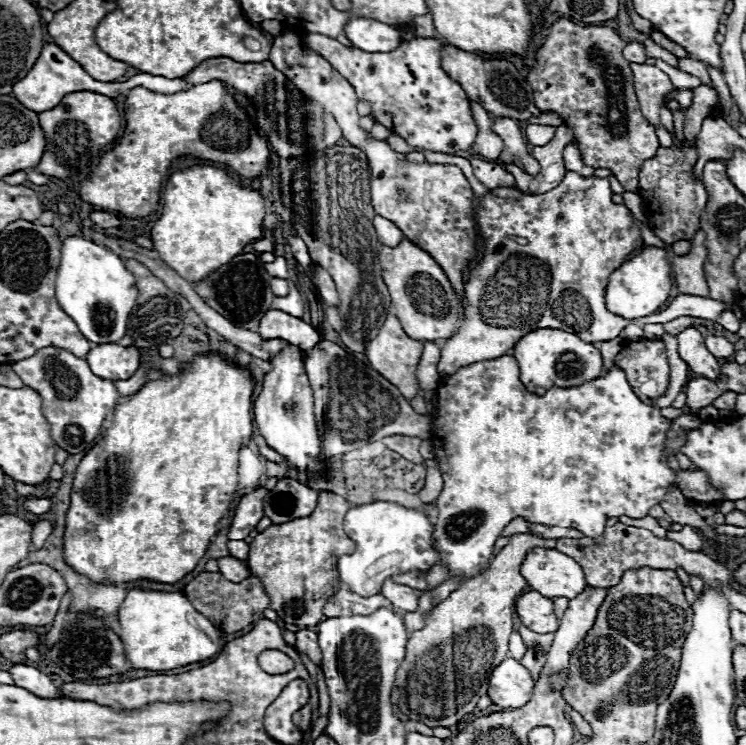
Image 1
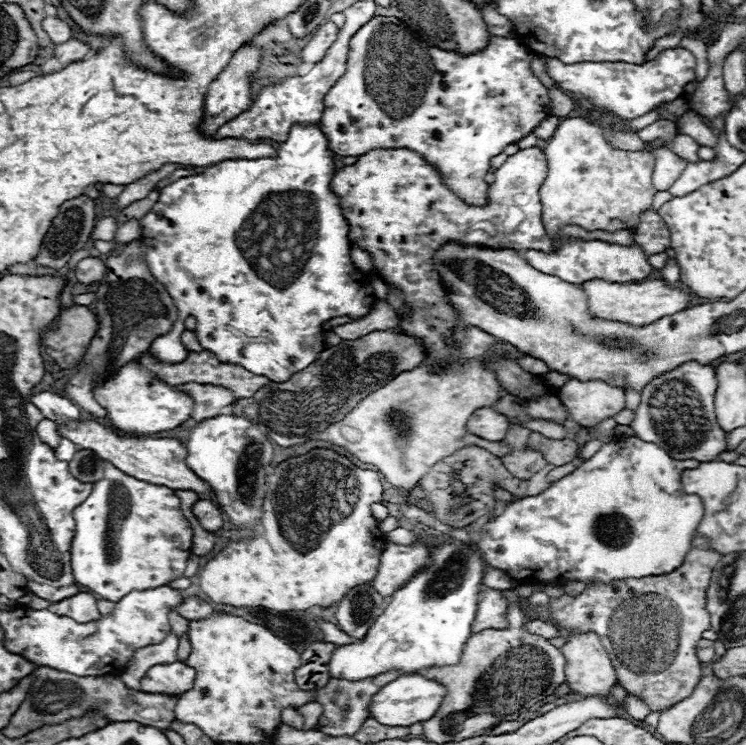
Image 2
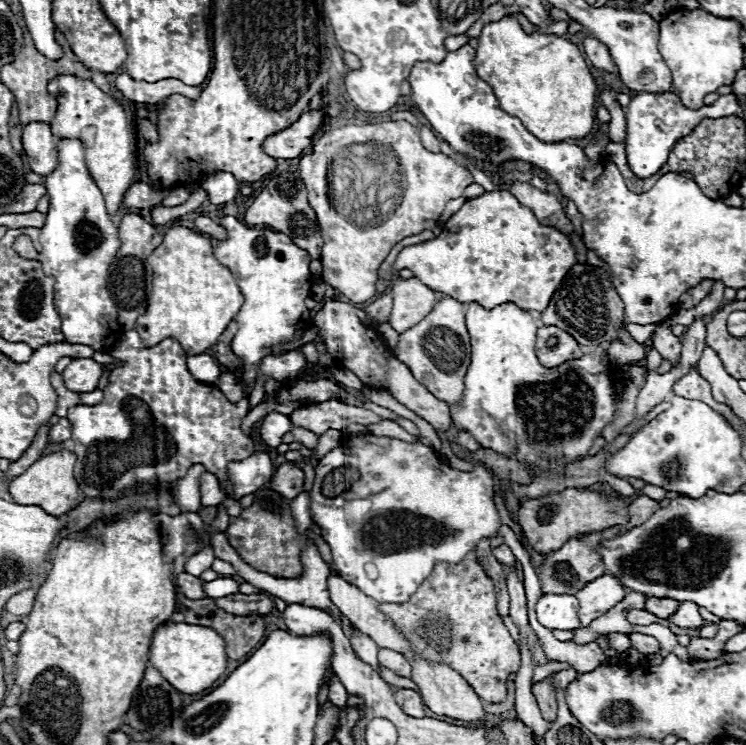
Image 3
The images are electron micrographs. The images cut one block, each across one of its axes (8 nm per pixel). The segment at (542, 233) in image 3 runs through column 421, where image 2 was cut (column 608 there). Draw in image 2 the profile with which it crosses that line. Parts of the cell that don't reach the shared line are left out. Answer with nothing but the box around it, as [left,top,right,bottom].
[522,240,652,284]

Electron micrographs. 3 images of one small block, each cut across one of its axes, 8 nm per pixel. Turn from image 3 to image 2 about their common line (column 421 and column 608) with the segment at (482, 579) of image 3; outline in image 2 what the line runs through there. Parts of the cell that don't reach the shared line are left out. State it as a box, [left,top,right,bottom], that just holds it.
[550,536,722,710]

